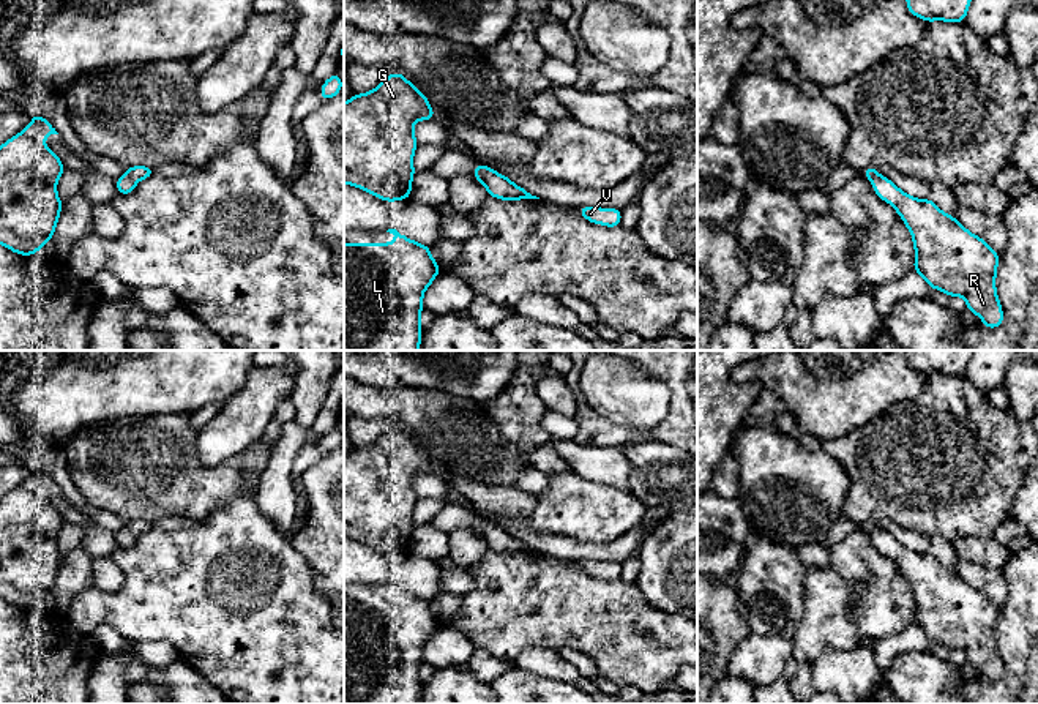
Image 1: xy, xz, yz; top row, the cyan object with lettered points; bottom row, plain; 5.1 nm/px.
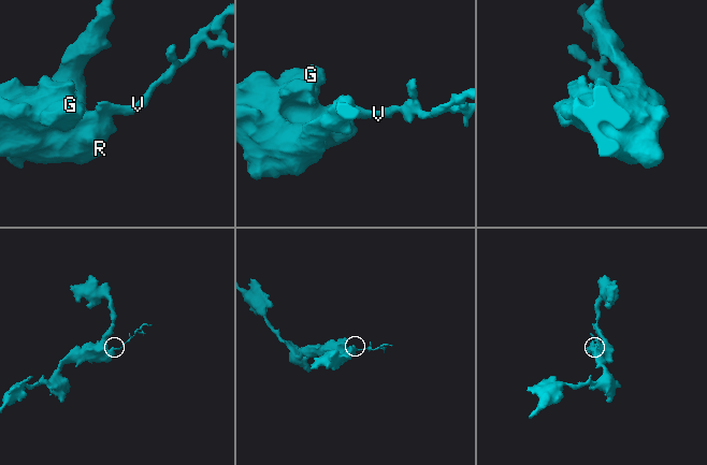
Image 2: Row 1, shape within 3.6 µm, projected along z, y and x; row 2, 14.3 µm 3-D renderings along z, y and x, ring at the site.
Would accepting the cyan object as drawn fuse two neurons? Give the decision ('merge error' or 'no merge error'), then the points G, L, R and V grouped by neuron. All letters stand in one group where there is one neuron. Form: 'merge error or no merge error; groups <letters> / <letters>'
no merge error; groups G L R V

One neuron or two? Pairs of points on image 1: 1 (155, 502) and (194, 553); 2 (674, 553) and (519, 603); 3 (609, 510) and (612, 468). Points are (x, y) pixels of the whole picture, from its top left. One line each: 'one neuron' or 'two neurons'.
1: two neurons
2: two neurons
3: two neurons

